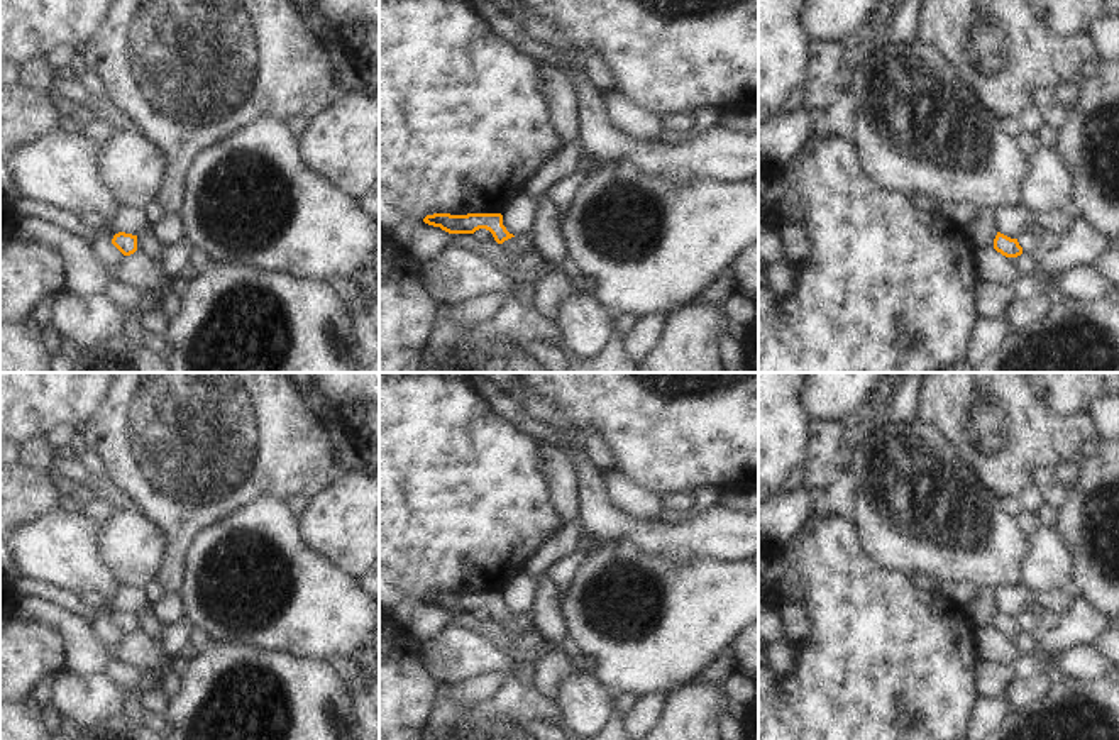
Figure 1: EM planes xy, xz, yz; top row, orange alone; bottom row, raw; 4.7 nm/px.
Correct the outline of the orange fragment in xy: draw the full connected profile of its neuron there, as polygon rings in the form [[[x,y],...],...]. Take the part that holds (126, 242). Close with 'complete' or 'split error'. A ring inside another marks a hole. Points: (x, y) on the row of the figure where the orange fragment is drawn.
[[[119,232],[113,235],[112,244],[124,254],[130,256],[137,251],[137,235]]] | complete

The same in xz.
[[[433,213],[423,218],[425,224],[440,227],[449,234],[474,234],[479,229],[486,229],[493,234],[498,244],[515,237],[503,225],[501,213],[467,213],[467,215],[450,215],[450,213]]] | complete

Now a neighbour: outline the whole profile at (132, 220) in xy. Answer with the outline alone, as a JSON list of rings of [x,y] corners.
[[[122,205],[112,217],[110,230],[113,235],[119,232],[135,235],[137,249],[161,266],[164,249],[154,237],[151,222],[147,220],[144,208]]]

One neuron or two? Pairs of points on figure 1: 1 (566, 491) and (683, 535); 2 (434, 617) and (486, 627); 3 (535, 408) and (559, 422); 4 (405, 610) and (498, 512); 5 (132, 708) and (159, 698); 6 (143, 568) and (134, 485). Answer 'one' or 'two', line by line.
1: two
2: two
3: one
4: two
5: two
6: two

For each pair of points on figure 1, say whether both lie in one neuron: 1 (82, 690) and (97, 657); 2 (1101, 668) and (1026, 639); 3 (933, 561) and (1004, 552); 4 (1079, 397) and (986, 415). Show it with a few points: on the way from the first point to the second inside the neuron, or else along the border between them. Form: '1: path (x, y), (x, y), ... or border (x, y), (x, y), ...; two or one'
1: border (63, 668), (82, 676), (102, 673); two
2: border (1050, 656), (1050, 661), (1063, 674), (1084, 679); two
3: path (950, 557), (974, 557), (987, 552); one
4: border (1035, 390), (1050, 408), (1060, 414), (1084, 412); two

